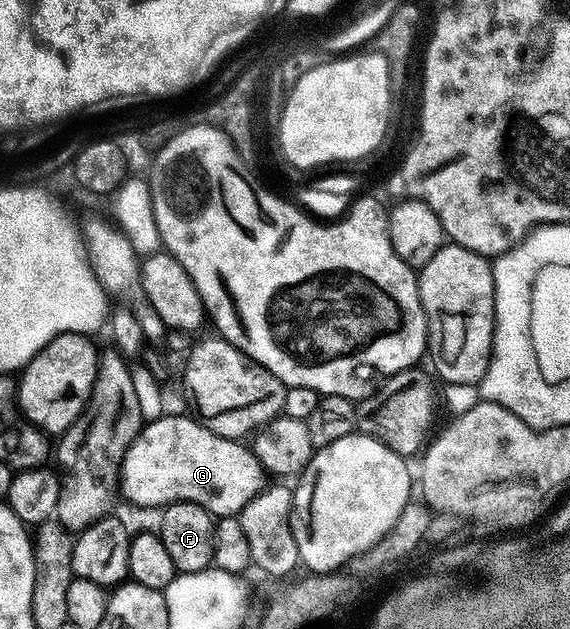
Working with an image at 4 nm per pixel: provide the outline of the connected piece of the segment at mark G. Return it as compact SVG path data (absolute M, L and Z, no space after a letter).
M165 414L147 421L140 429L120 467L123 499L125 496L140 508L155 510L178 502L194 502L213 517L236 516L250 498L266 487L264 467L247 443L214 434L199 419L189 416Z

